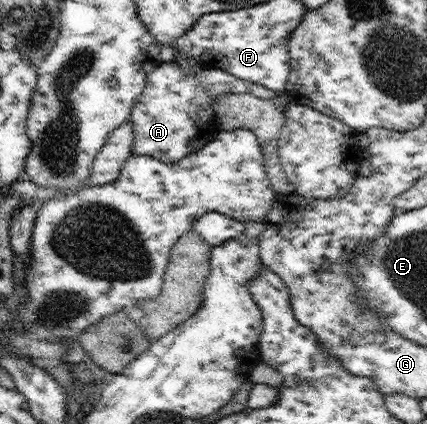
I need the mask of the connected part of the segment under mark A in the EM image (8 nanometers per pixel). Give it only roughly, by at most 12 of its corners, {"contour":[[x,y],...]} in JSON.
{"contour":[[160,62],[126,122],[133,154],[175,163],[220,132],[226,71]]}

